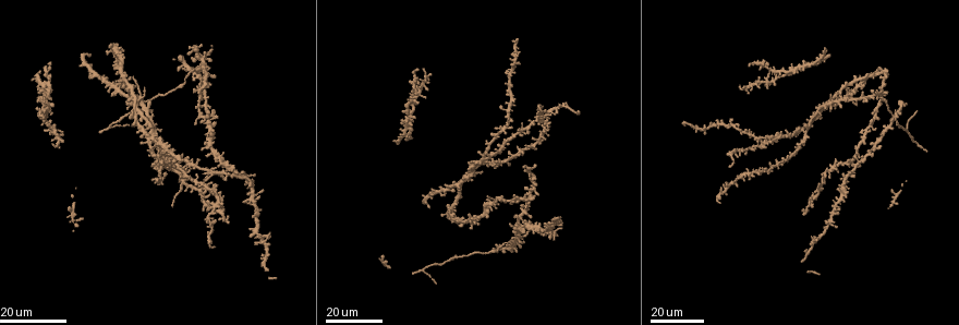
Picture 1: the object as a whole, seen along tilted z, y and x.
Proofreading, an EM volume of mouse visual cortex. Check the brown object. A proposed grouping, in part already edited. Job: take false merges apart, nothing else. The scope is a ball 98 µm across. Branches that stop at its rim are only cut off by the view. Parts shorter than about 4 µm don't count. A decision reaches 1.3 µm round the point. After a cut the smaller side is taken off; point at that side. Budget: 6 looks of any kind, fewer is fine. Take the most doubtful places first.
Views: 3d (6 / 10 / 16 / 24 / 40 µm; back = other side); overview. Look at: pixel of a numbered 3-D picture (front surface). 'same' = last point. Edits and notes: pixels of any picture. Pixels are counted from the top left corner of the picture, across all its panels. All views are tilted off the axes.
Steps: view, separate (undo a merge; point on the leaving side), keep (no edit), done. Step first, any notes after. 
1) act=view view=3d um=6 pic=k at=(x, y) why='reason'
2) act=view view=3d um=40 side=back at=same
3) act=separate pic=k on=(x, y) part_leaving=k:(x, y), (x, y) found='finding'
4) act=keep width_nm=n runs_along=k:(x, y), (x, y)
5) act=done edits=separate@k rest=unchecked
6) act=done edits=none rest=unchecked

act=view view=3d um=16 pic=1 at=(136, 102) why='arms part here'

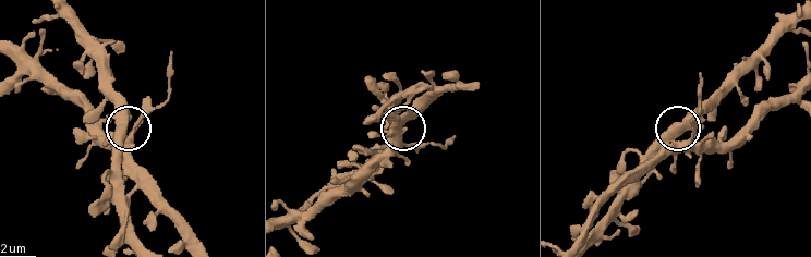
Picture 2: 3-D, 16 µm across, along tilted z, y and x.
act=view view=3d um=10 pic=2 at=(690, 137) why='closer look'

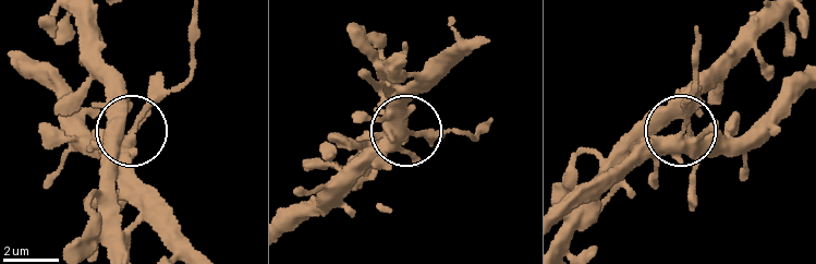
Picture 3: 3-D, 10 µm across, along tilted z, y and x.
act=view view=3d um=10 side=back pic=3 at=(136, 128) why='from behind'

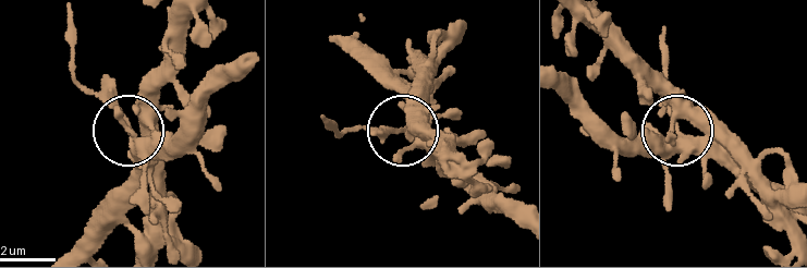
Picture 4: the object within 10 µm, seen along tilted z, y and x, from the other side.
act=keep runs_along=4:(191, 11), (127, 123), (83, 84) found='continuous, no second cell'

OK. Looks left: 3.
act=view view=3d um=16 pic=1 at=(456, 259) why='three-way junction'

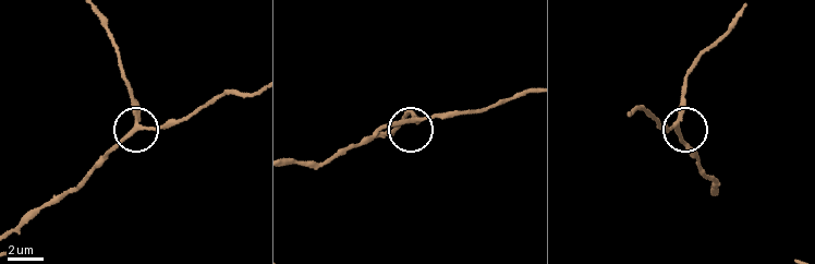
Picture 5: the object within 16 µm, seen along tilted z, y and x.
act=view view=3d um=10 pic=5 at=(413, 119)

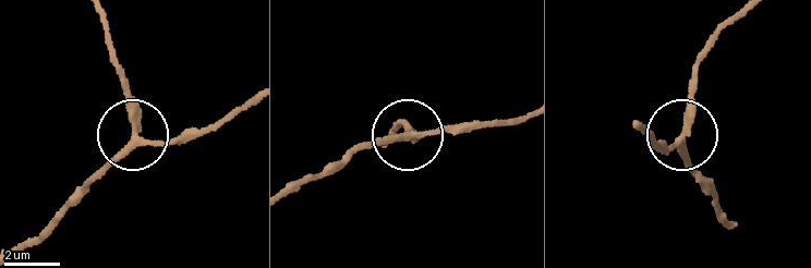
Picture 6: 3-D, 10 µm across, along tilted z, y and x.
act=view view=3d um=6 pic=6 at=(409, 137) why='closer look'

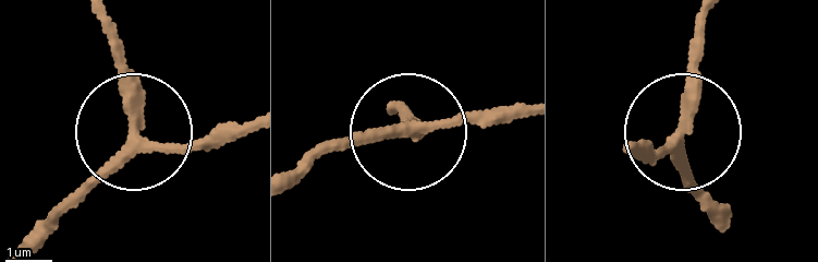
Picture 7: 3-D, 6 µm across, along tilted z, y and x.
act=keep arms=3 found='continuous, no second cell'

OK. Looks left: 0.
act=done edits=none rest=unchecked

